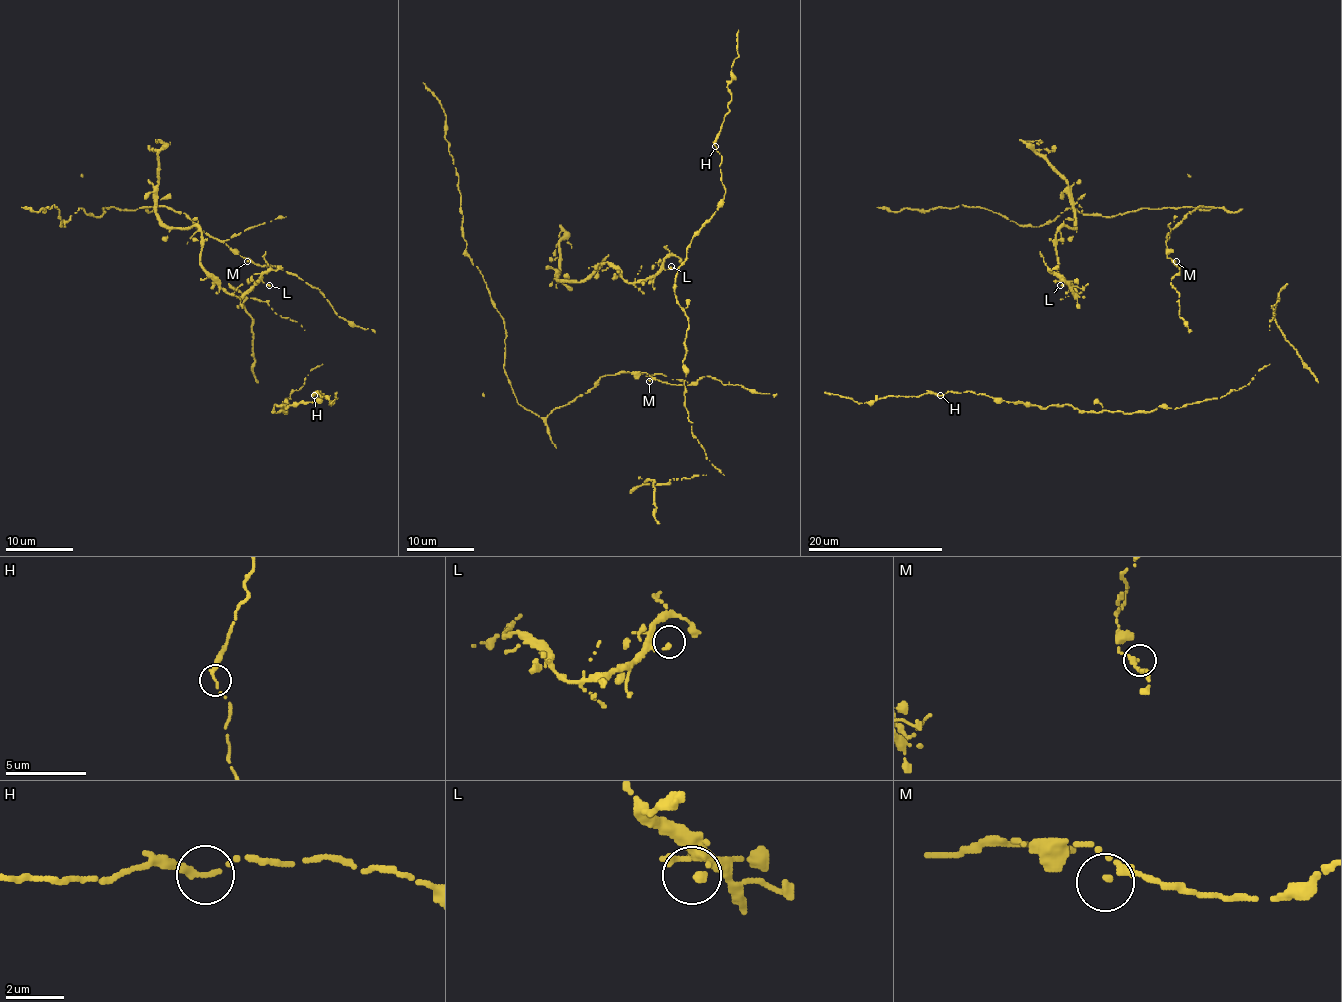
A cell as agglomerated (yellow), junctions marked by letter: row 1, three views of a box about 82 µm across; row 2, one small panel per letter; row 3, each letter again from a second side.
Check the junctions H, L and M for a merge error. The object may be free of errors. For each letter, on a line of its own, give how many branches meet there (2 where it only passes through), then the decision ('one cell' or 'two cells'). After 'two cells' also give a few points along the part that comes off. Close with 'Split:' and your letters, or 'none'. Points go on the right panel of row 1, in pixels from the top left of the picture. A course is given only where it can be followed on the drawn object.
H: 1 | one cell
L: 1 | one cell
M: 1 | one cell
Split: none

